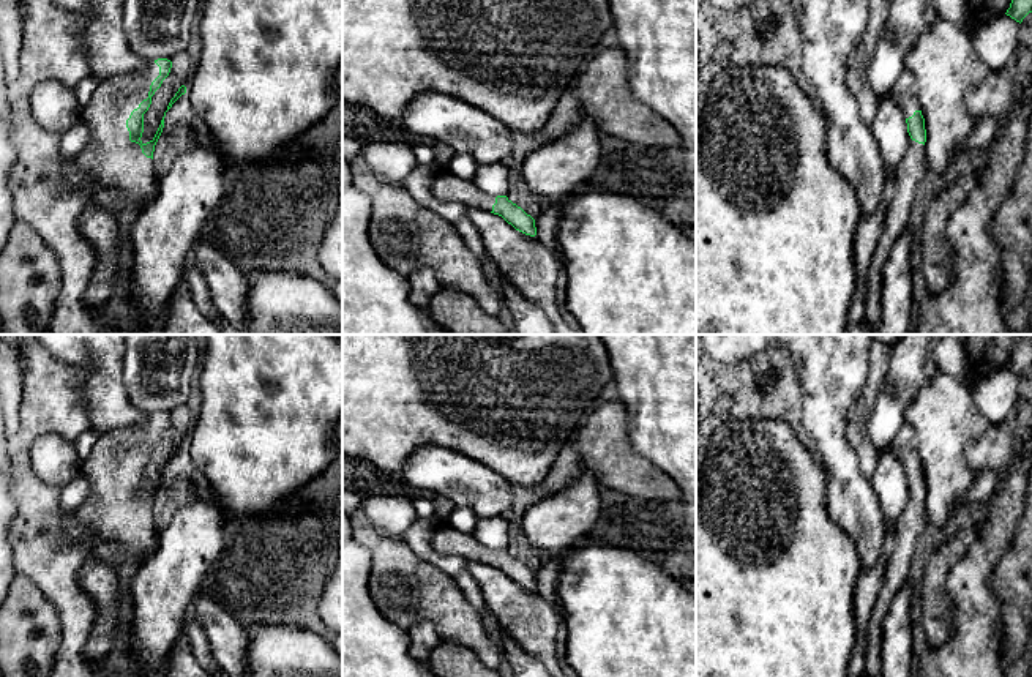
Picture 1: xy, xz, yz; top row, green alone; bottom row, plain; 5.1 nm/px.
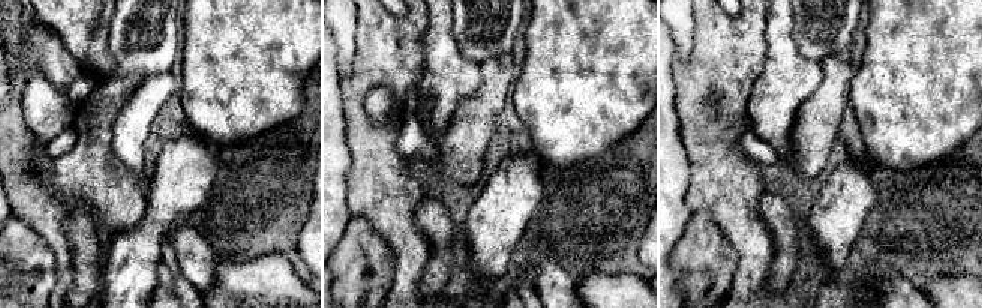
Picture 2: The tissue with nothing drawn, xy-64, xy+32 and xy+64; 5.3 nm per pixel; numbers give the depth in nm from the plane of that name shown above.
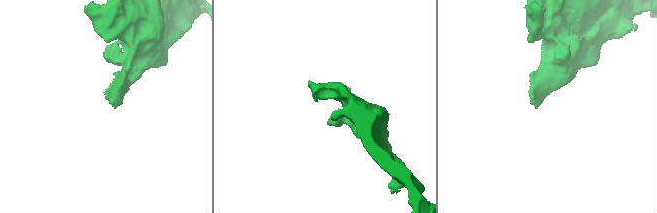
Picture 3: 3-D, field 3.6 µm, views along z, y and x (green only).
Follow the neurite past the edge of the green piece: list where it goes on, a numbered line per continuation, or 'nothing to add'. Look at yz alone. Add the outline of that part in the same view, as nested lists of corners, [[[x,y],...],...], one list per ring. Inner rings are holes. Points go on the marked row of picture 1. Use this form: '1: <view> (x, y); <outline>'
1: yz (912, 168); [[[909,136],[909,147],[895,174],[895,197],[887,211],[885,226],[869,264],[865,305],[865,324],[868,325],[868,335],[876,335],[876,327],[879,324],[884,265],[892,246],[907,229],[914,194],[926,172],[926,147],[912,140]]]

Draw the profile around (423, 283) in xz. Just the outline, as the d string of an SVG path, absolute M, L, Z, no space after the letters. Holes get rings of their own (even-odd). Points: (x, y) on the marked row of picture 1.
M429 267L417 268L409 275L407 281L410 284L409 298L420 309L428 309L429 301L442 287L434 270Z

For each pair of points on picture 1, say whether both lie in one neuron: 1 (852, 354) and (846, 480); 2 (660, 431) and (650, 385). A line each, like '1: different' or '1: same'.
1: same
2: same

